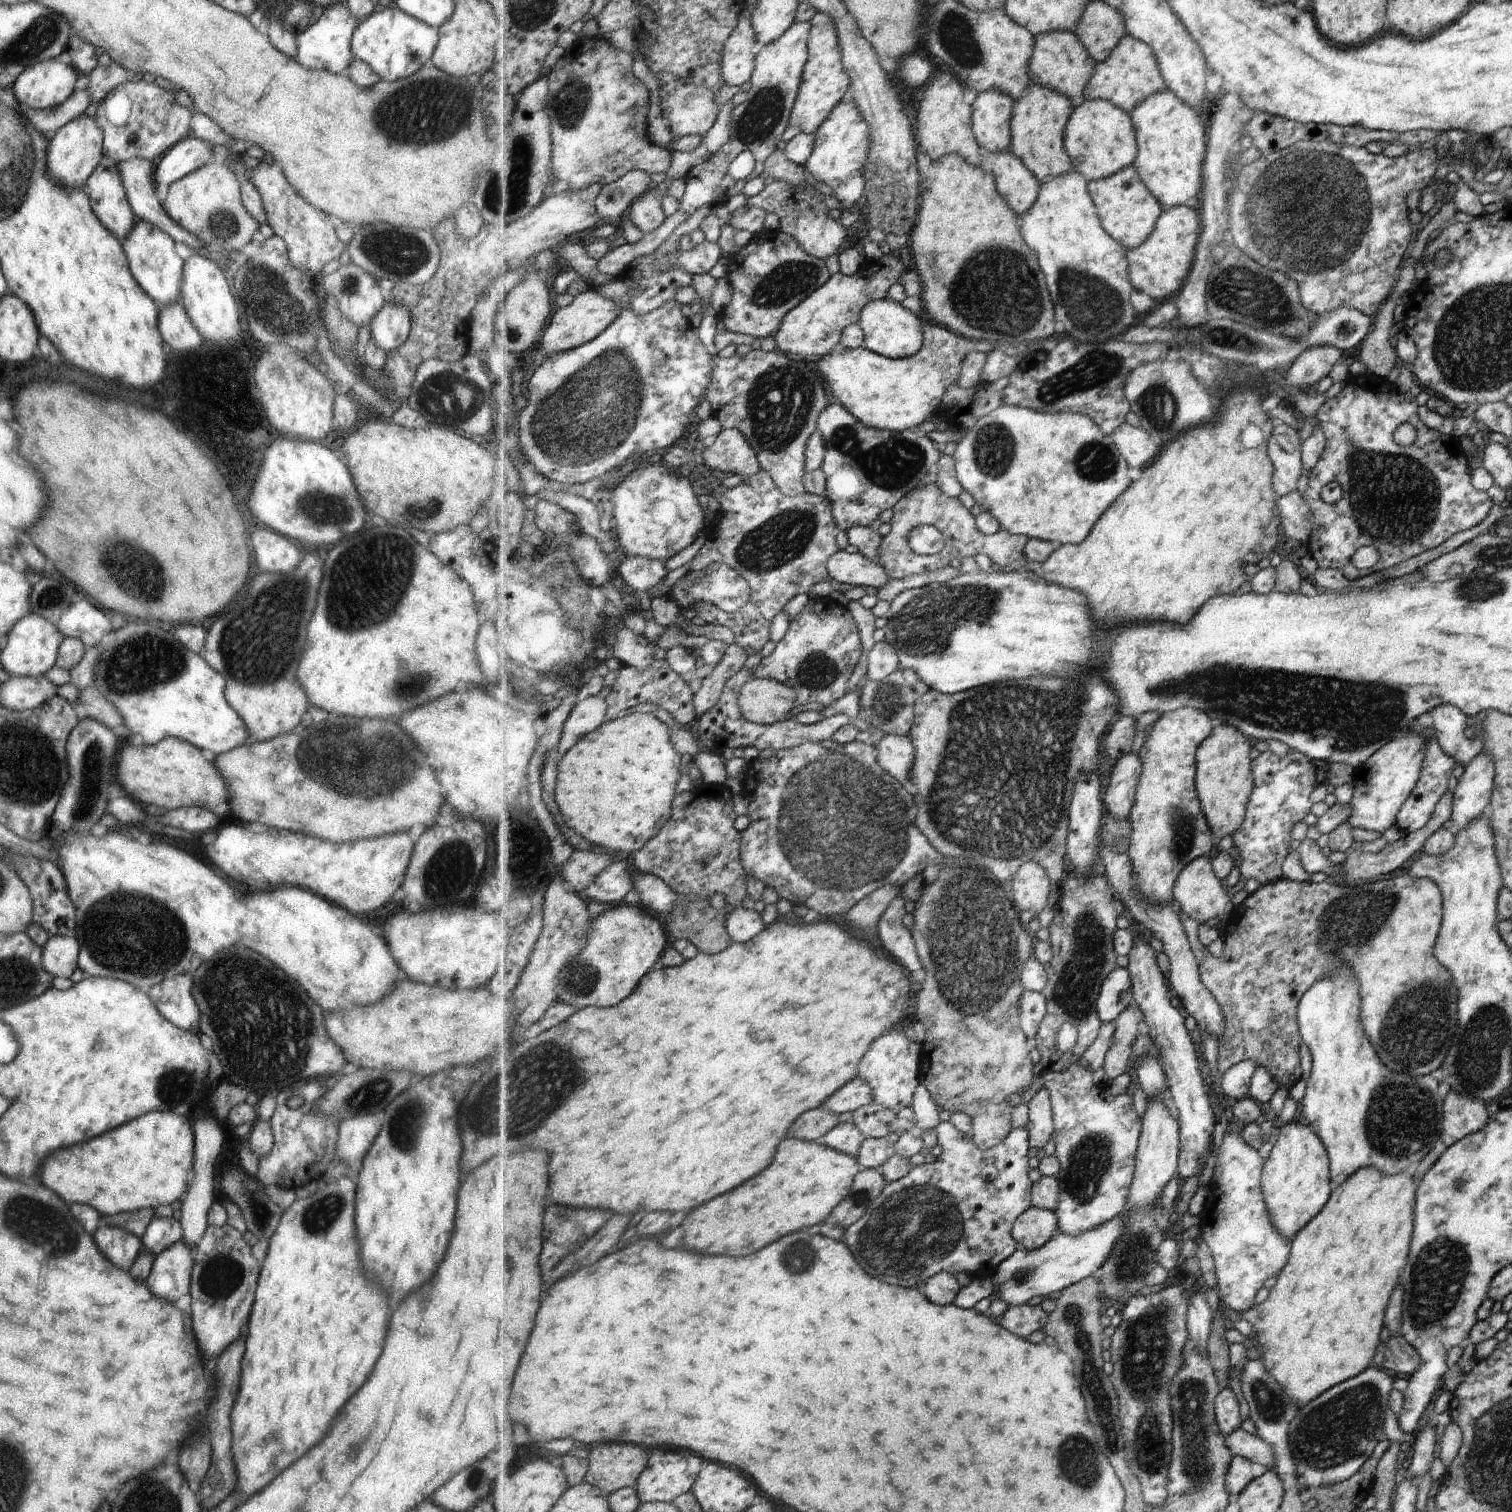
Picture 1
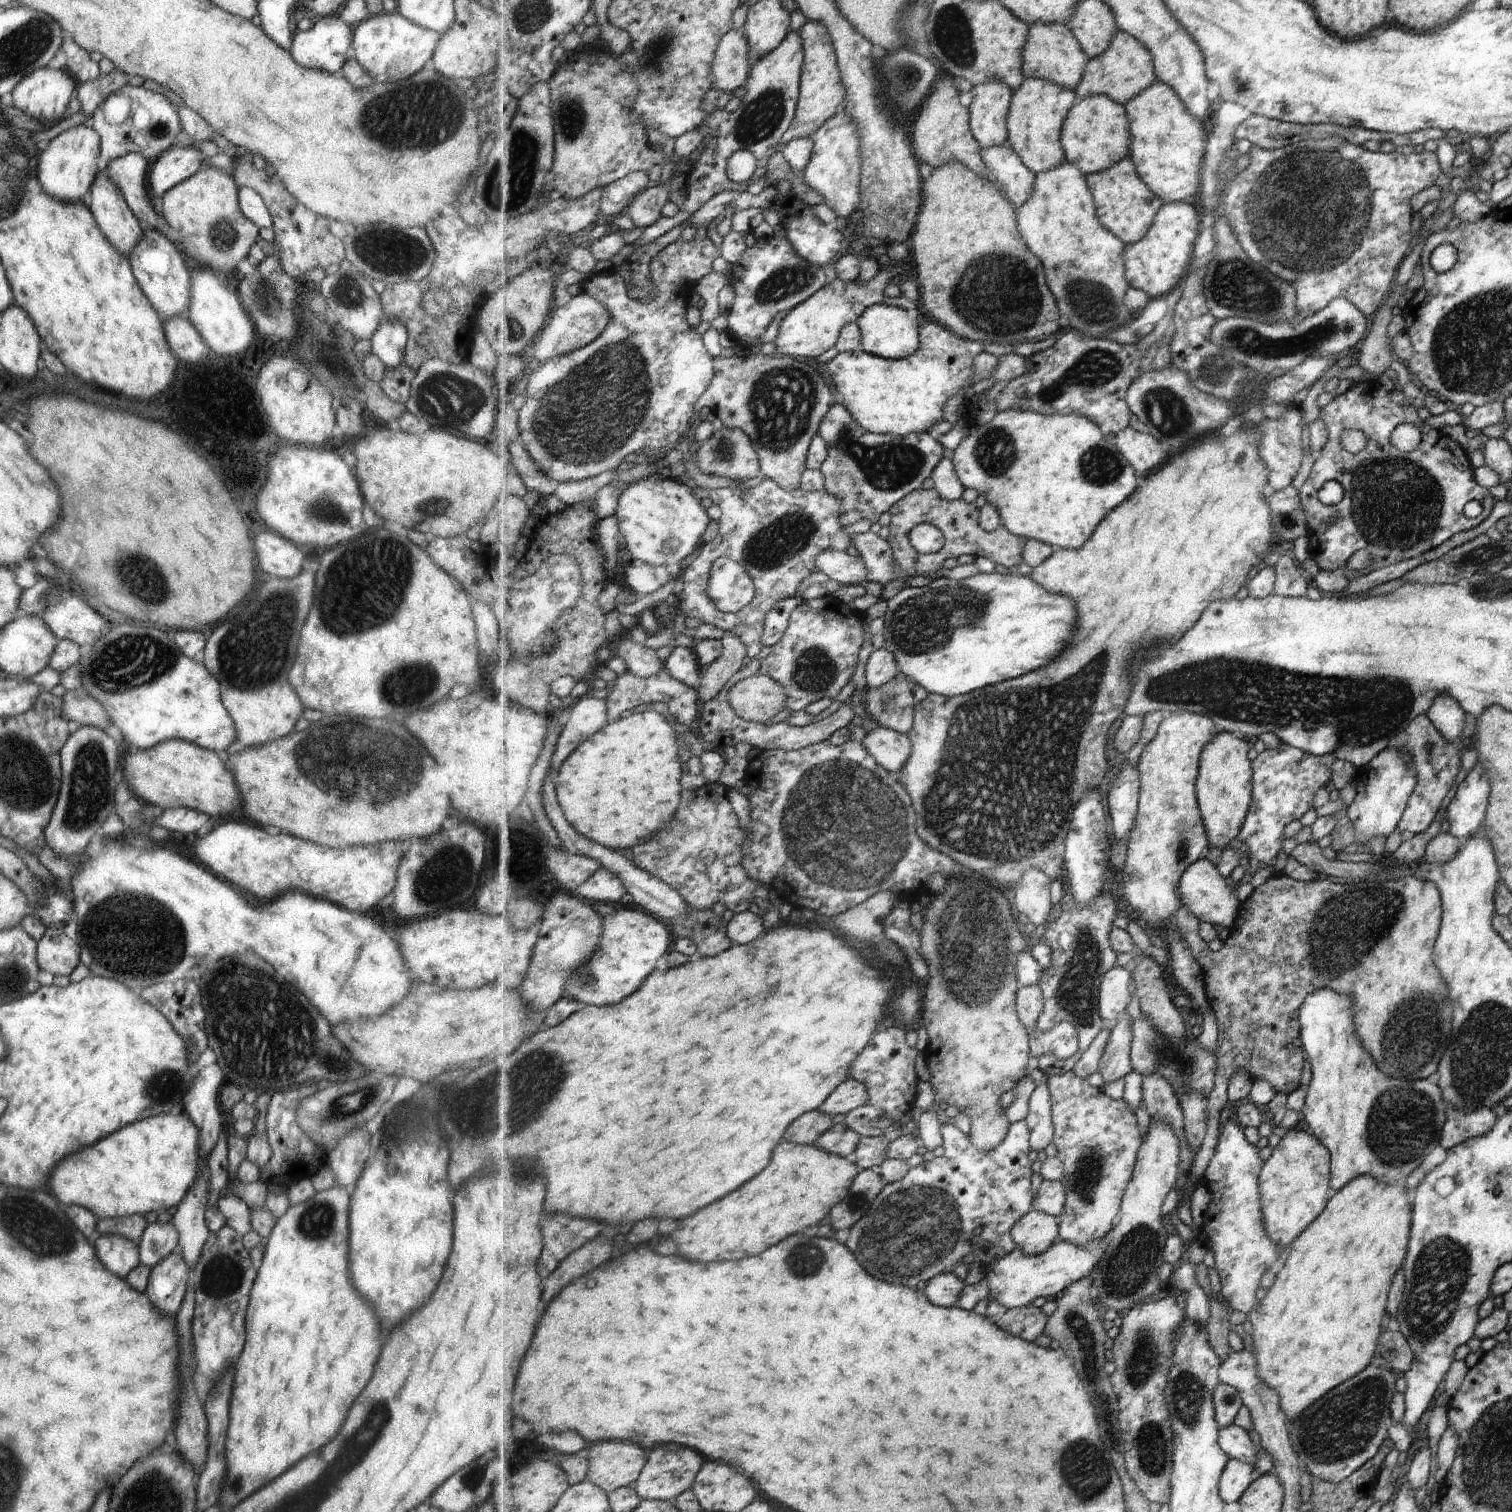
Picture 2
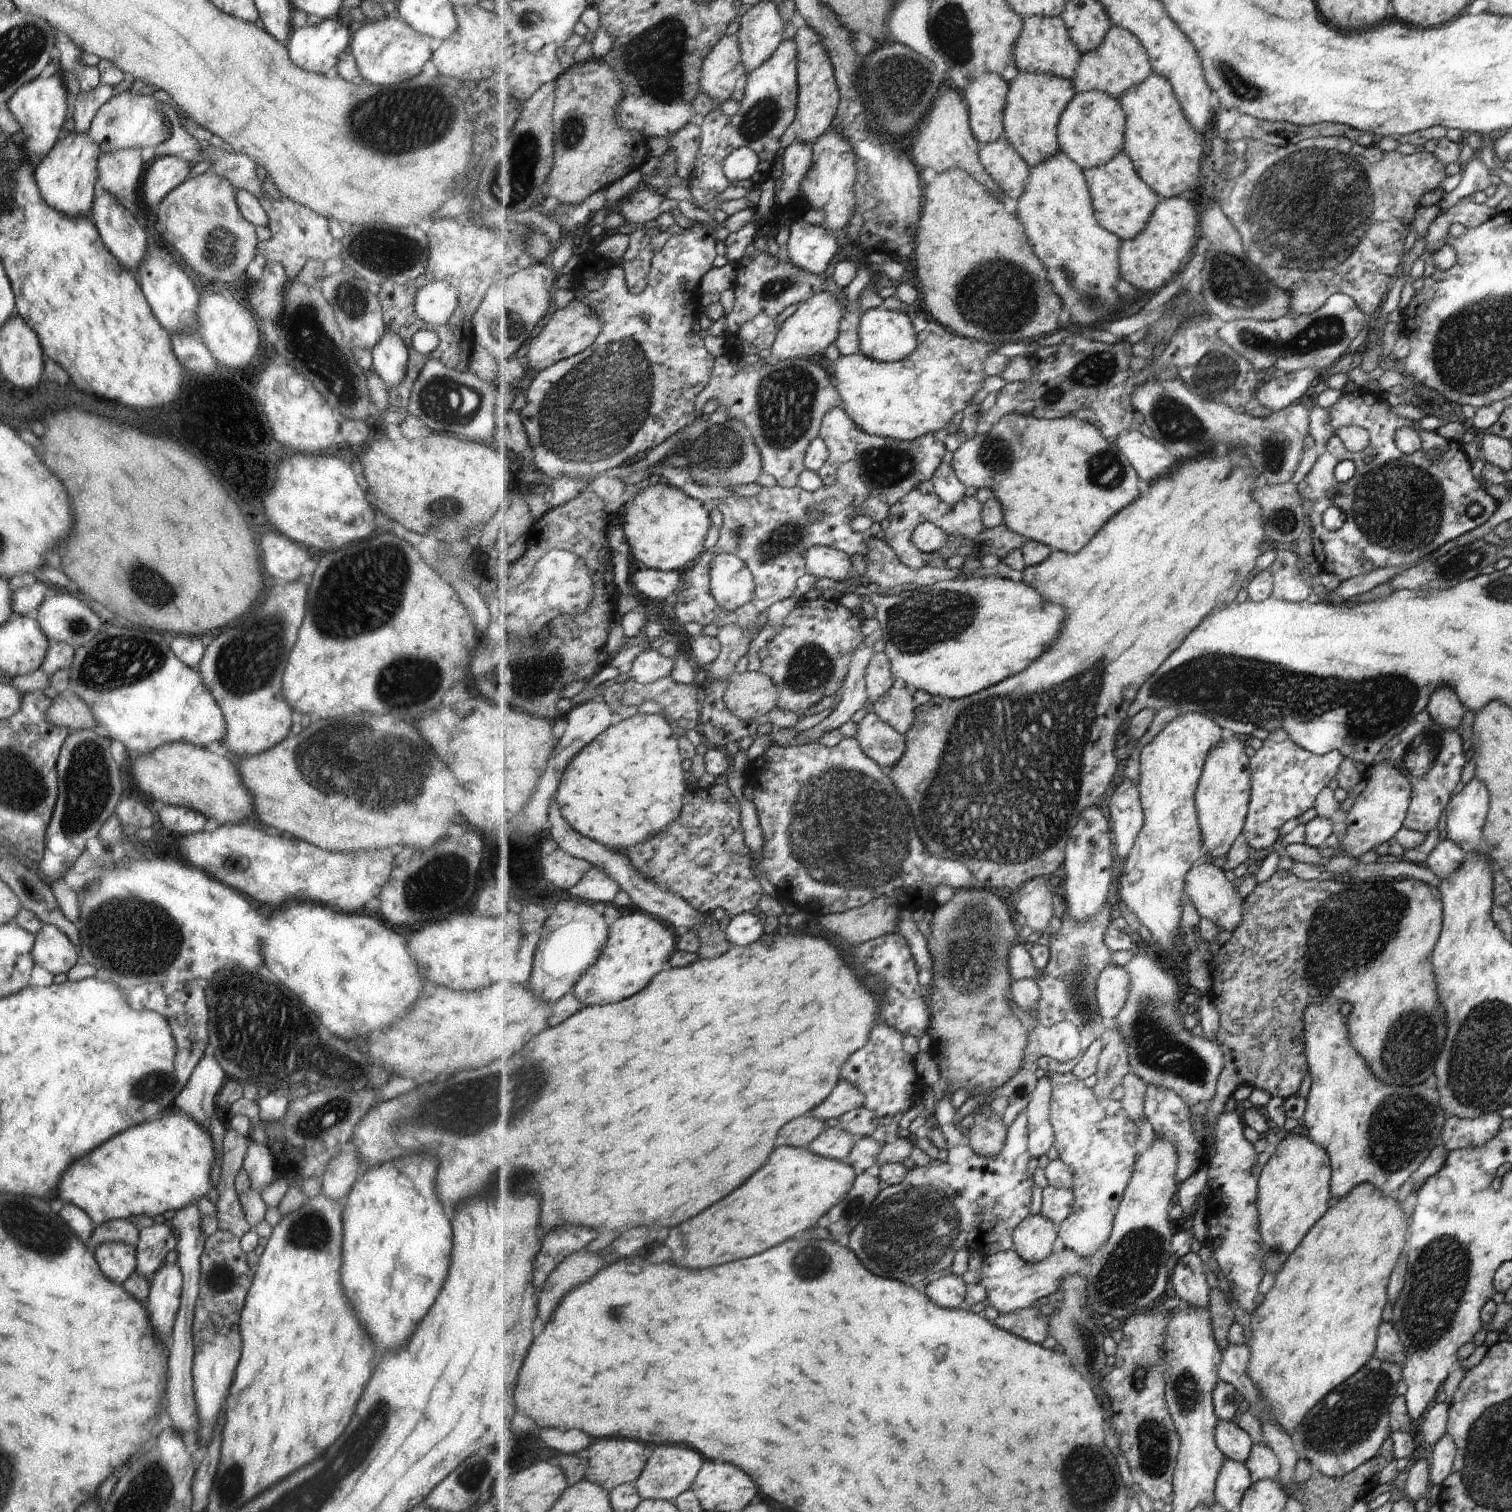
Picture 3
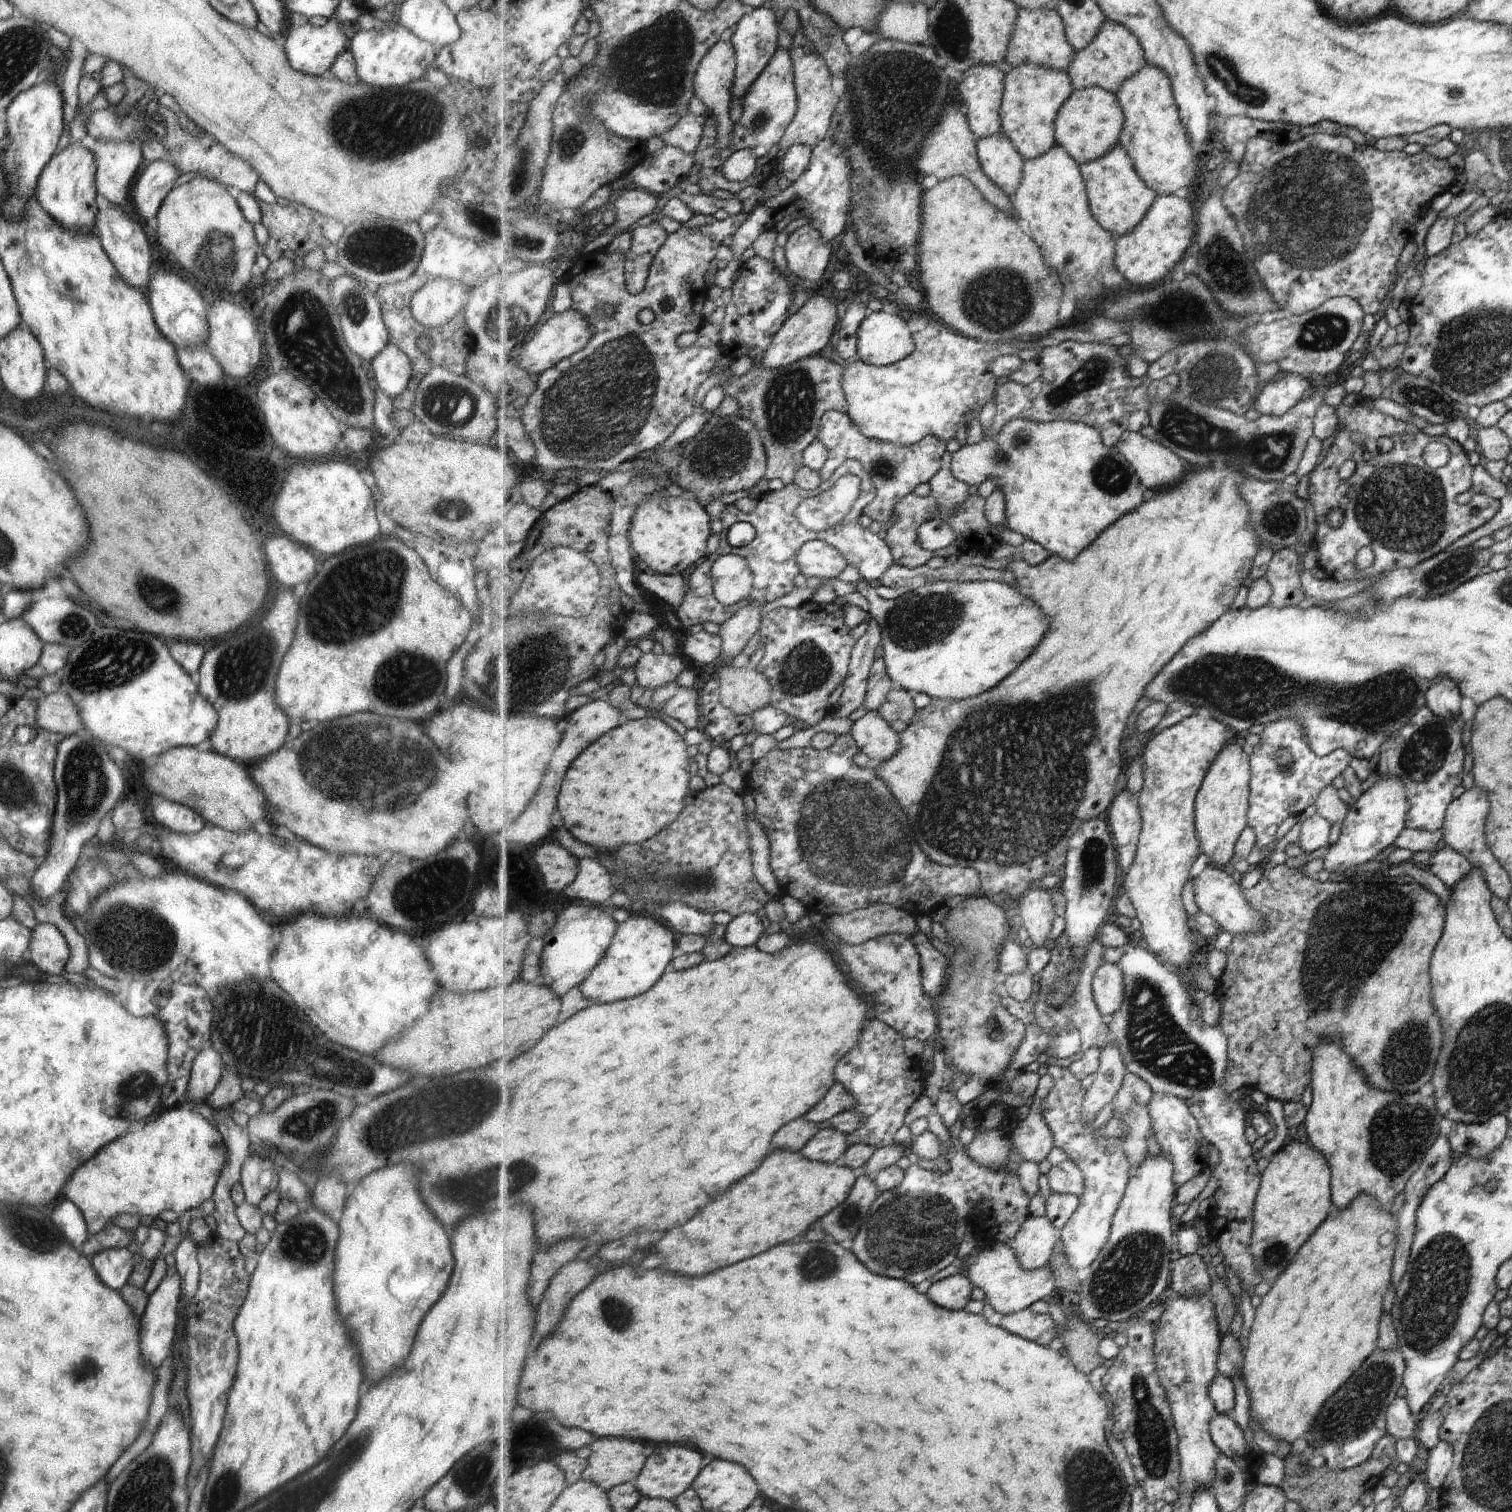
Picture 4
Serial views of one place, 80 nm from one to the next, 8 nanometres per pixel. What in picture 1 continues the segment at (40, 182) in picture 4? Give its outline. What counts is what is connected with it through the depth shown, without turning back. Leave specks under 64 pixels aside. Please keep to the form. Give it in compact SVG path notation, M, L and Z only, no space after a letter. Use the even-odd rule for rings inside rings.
M82 113L55 132L47 149L49 175L63 187L85 187L88 176L103 157L103 132L95 117Z

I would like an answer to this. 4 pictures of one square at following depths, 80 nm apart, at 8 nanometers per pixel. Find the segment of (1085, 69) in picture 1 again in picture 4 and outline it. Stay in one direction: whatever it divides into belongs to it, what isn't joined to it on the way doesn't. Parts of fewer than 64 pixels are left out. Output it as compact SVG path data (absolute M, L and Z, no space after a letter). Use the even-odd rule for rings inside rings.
M1021 9L1017 22L1017 31L1010 43L1007 60L1015 67L1032 63L1066 71L1072 68L1078 54L1077 48L1070 42L1067 35L1065 20L1056 9Z

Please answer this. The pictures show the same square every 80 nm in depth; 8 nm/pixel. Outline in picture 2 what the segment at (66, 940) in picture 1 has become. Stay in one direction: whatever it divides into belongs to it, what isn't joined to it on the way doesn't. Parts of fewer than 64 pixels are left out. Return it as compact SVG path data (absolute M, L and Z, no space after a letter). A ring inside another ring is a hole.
M47 927L37 942L37 961L42 970L54 976L70 976L80 964L80 947L76 940L69 938L62 929Z

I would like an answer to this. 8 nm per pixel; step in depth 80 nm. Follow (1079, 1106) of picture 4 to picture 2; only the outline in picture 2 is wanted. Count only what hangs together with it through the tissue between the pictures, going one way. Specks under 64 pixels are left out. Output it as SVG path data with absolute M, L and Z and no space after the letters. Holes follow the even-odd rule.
M1074 1070L1064 1073L1063 1075L1052 1075L1045 1079L1053 1094L1053 1119L1057 1128L1055 1144L1058 1148L1058 1156L1065 1162L1065 1169L1067 1170L1067 1179L1064 1182L1067 1188L1067 1201L1064 1214L1060 1218L1060 1239L1073 1242L1074 1244L1079 1244L1080 1246L1091 1243L1096 1239L1104 1239L1108 1236L1110 1231L1114 1230L1114 1227L1118 1223L1119 1216L1123 1212L1123 1202L1126 1196L1126 1191L1128 1190L1130 1183L1133 1182L1139 1159L1139 1152L1145 1142L1144 1136L1142 1135L1142 1132L1140 1132L1140 1124L1138 1124L1136 1111L1130 1106L1129 1101L1125 1098L1111 1098L1106 1094L1103 1088L1092 1086L1088 1080L1090 1080L1090 1077L1082 1078Z

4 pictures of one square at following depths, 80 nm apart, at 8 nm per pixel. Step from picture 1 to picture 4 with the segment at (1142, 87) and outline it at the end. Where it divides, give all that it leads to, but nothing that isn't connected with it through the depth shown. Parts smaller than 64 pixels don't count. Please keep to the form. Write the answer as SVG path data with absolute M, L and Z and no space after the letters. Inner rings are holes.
M1109 19L1098 38L1086 50L1078 51L1069 73L1073 77L1076 90L1099 86L1118 94L1127 80L1136 76L1149 64L1147 59L1148 56L1138 35L1126 25Z

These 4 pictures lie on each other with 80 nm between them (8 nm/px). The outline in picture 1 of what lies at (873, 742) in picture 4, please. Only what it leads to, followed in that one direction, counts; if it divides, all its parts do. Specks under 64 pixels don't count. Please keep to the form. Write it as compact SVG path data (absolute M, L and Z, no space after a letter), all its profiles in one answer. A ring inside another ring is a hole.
M888 735L877 745L885 769L904 784L912 780L917 759L917 746L909 735Z

